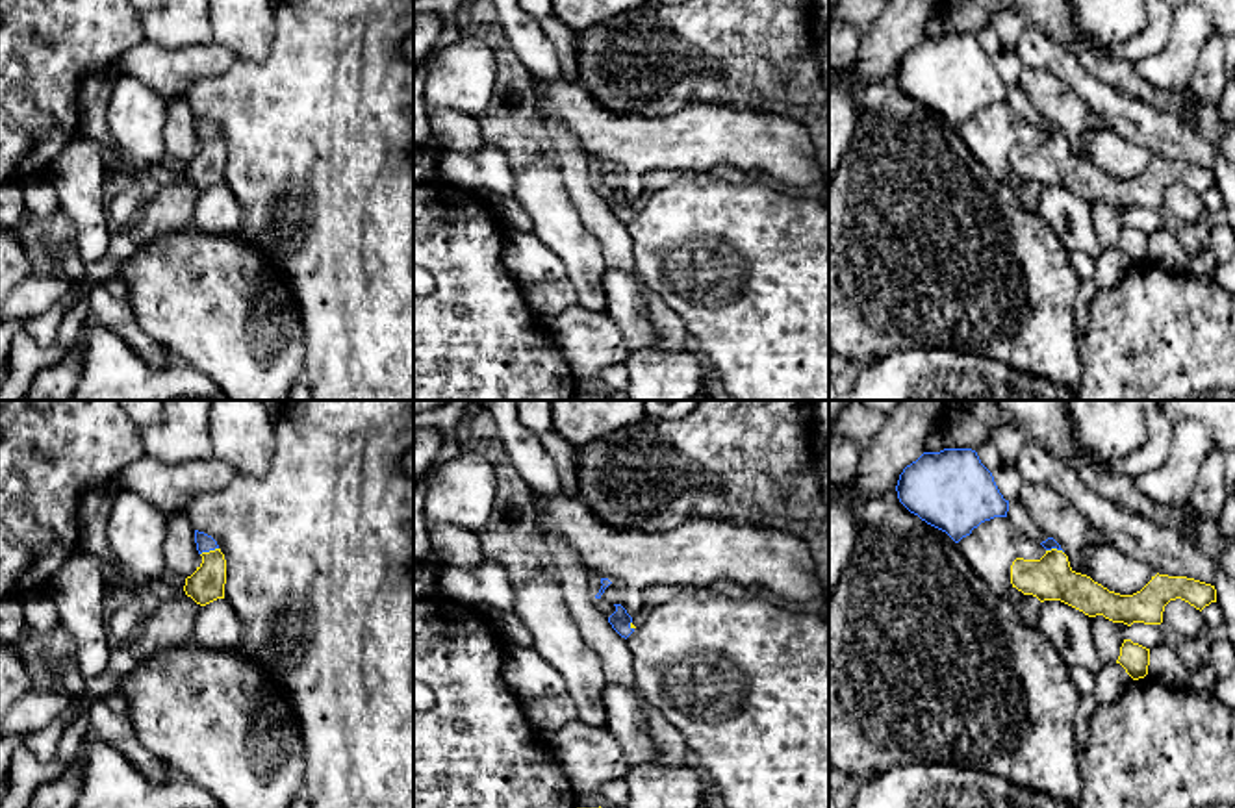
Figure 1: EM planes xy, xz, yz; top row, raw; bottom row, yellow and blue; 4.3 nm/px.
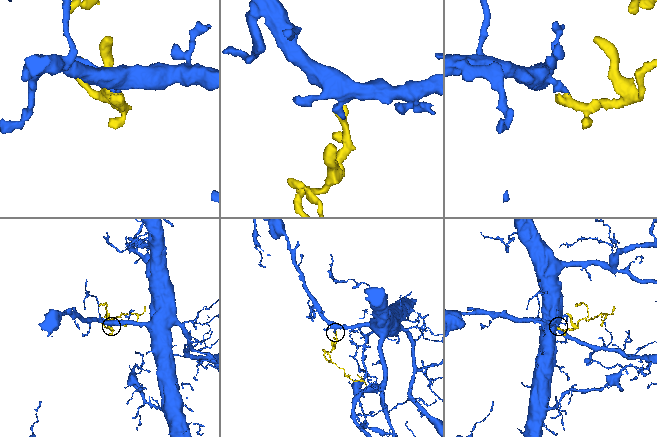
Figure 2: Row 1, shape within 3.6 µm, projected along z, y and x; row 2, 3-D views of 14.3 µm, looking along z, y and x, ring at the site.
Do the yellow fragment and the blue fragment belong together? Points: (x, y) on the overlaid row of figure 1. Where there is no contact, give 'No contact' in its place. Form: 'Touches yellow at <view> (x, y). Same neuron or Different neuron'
Touches yellow at xy (210, 551). Same neuron

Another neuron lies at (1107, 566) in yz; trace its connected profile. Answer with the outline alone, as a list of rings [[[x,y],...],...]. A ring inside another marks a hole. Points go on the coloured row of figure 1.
[[[1113,545],[1085,547],[1083,567],[1087,576],[1120,595],[1140,591],[1157,574],[1152,565],[1126,556]]]

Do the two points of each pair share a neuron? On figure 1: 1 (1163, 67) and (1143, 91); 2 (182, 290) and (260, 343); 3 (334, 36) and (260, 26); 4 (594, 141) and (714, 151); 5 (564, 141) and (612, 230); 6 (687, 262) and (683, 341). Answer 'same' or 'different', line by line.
1: different
2: same
3: different
4: same
5: same
6: different

